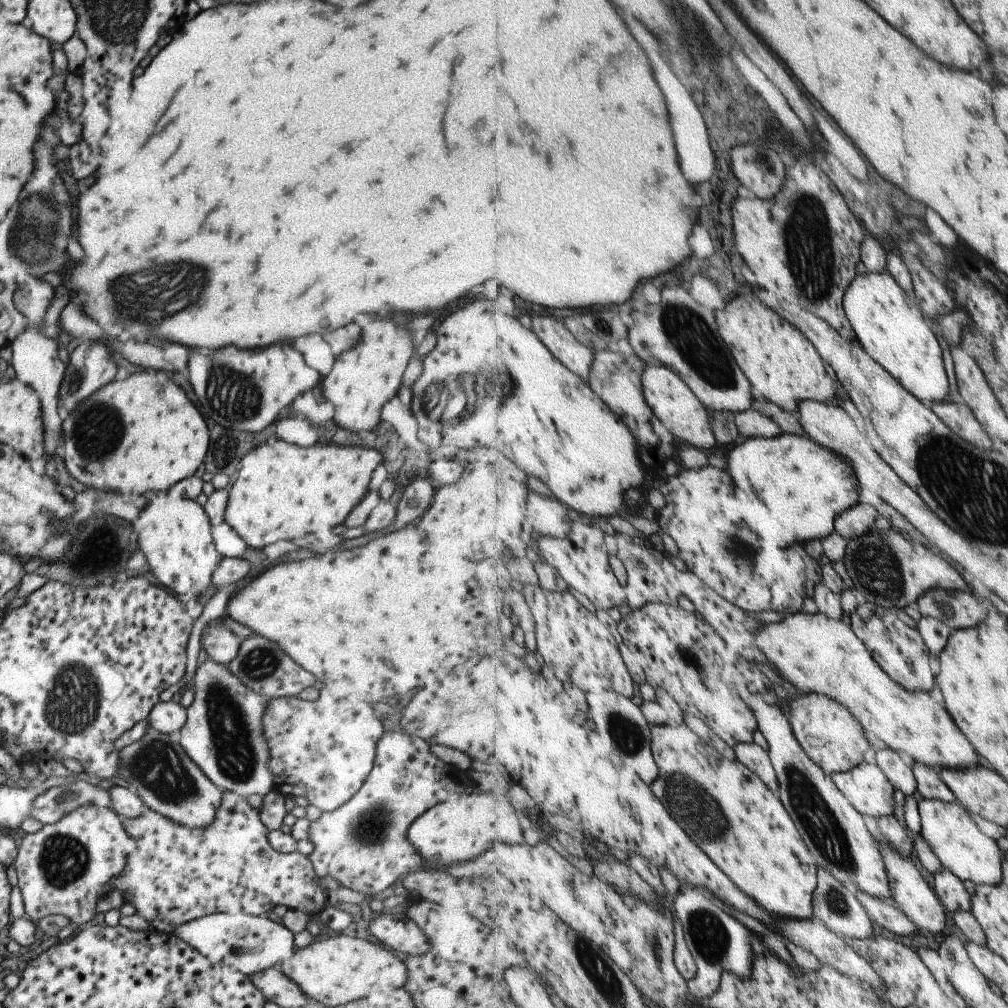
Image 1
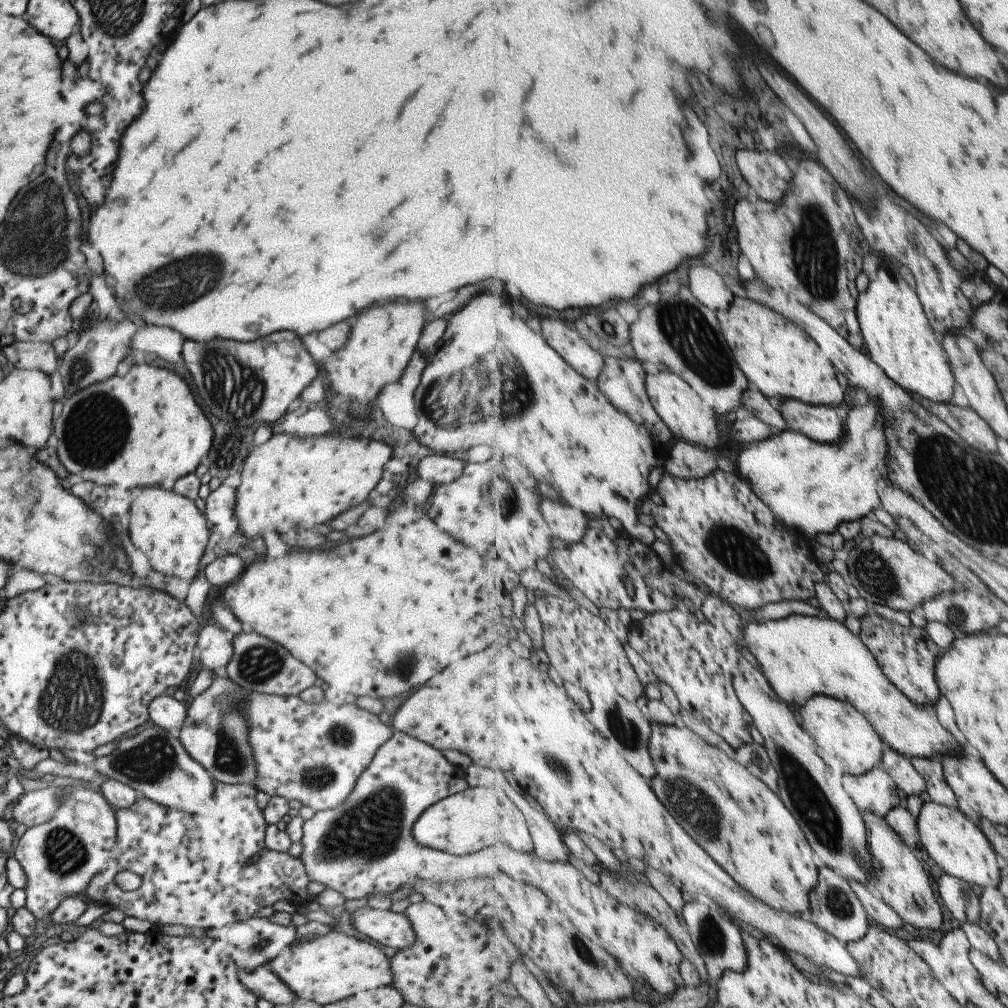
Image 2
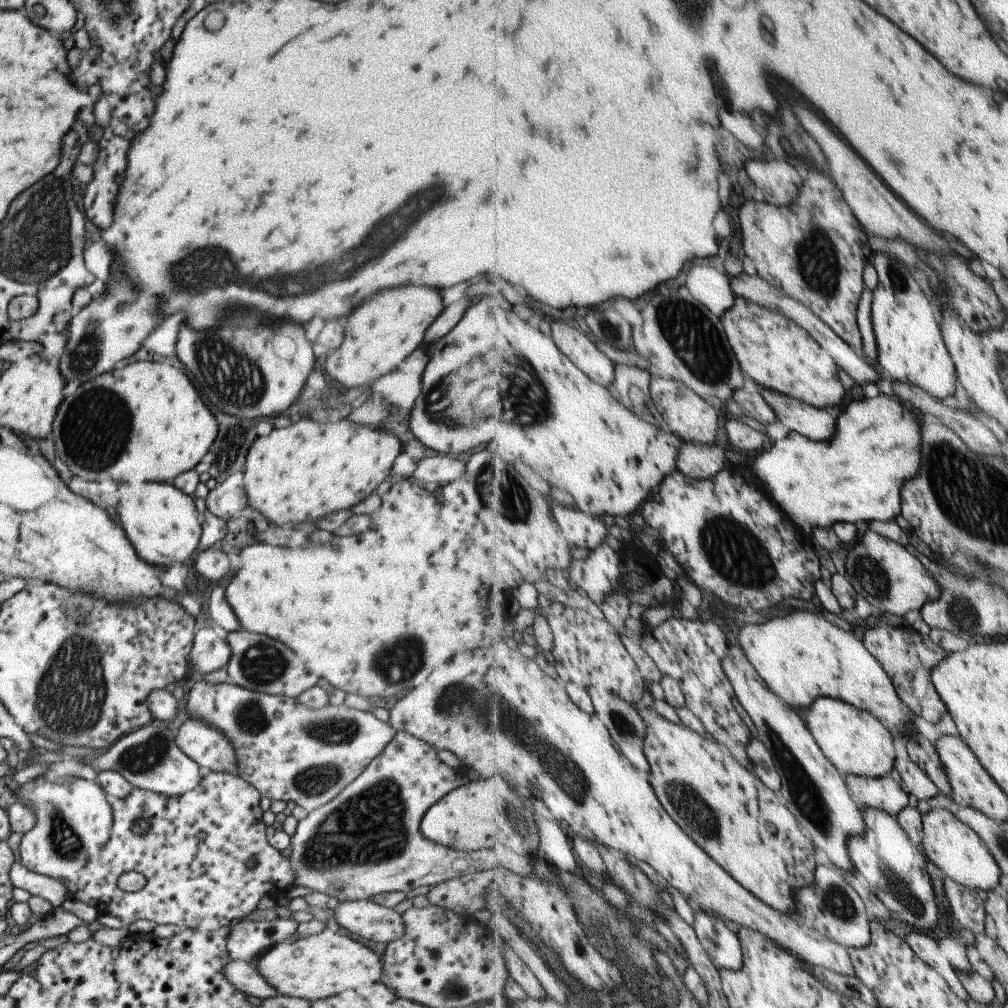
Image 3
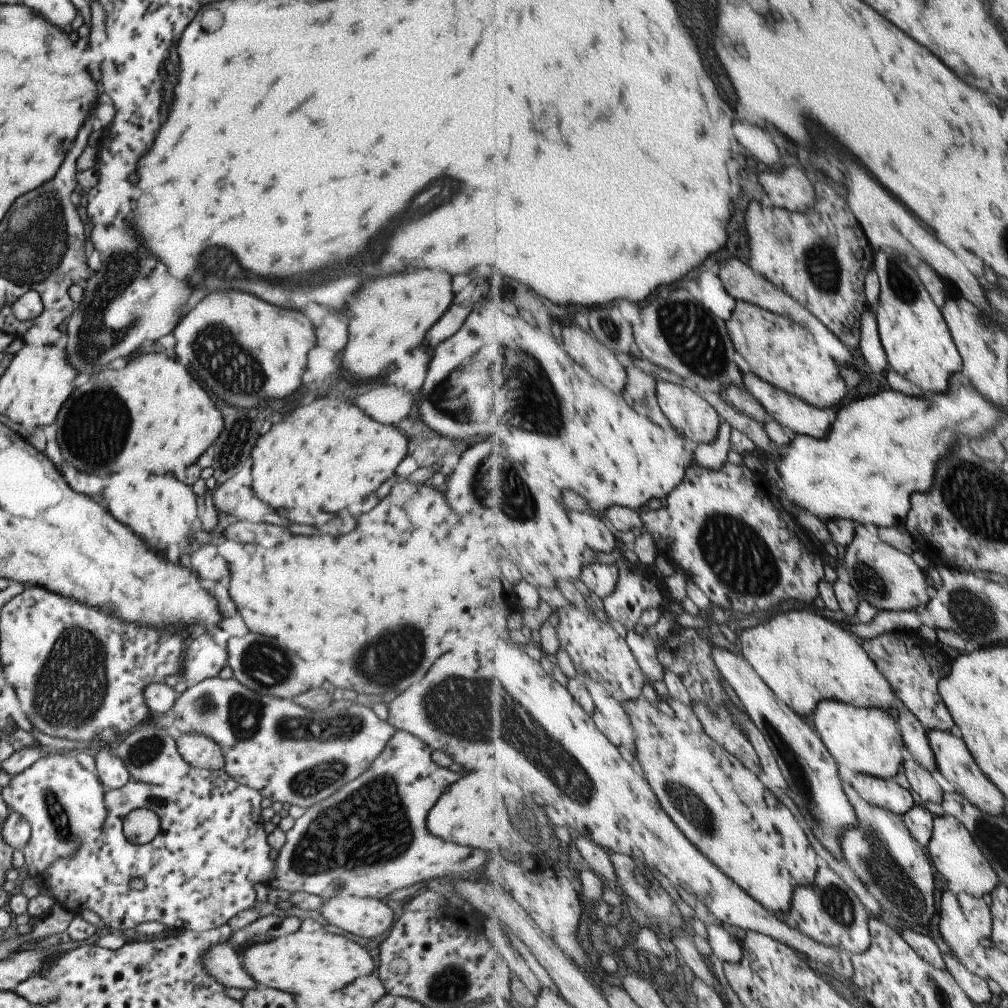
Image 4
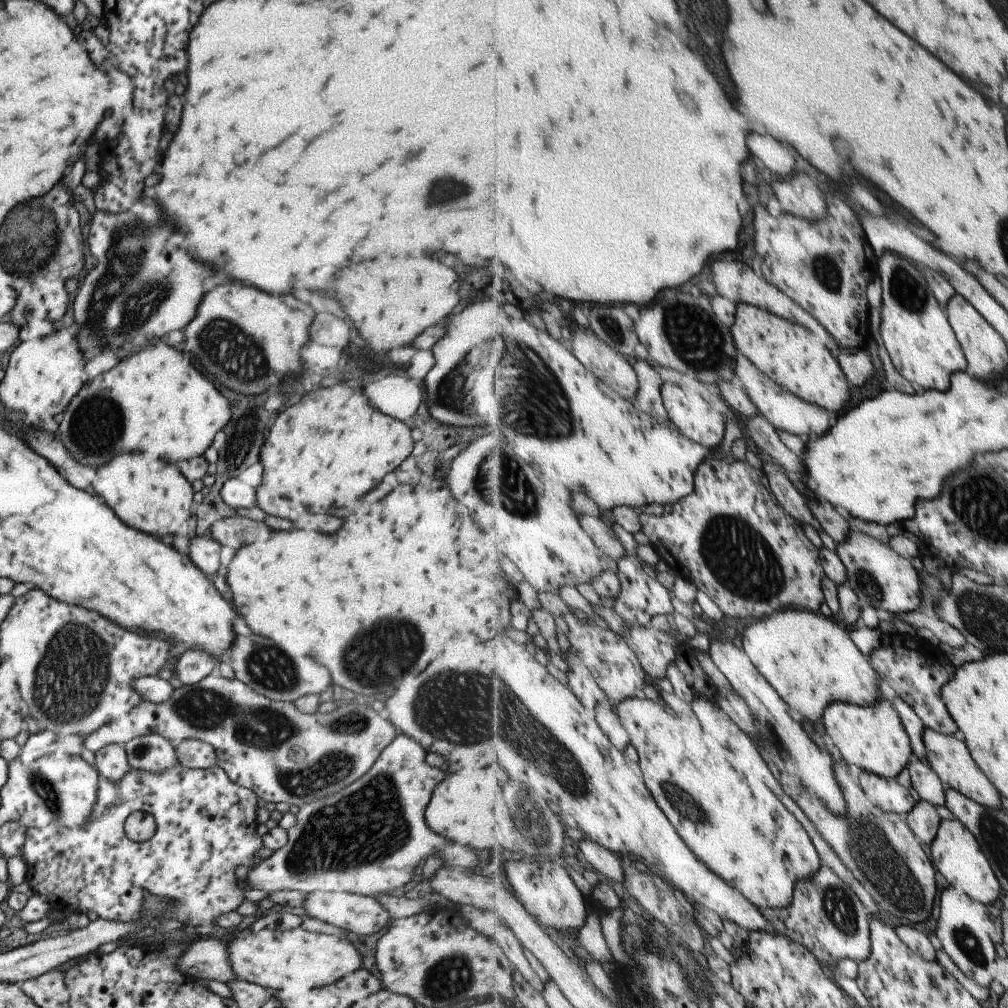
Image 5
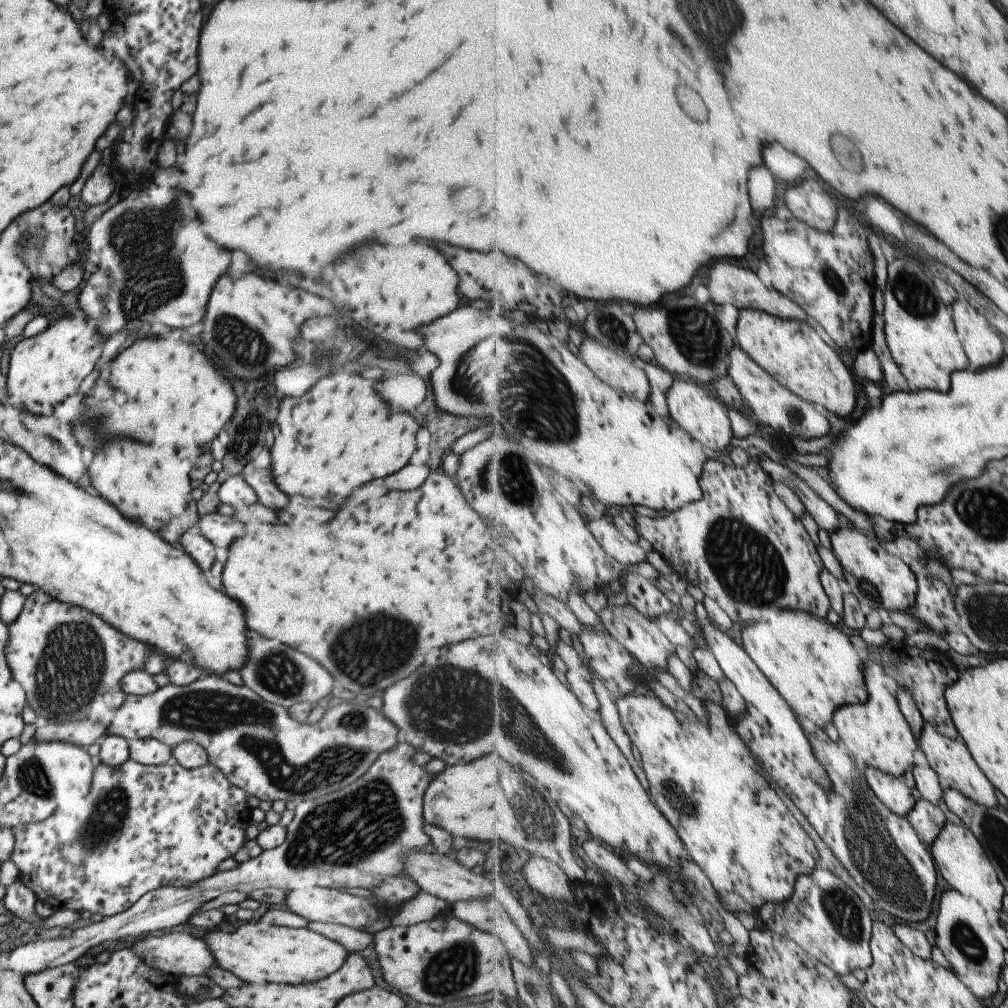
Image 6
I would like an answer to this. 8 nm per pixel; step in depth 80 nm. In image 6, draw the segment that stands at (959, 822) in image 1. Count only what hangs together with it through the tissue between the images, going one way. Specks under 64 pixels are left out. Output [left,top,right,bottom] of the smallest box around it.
[931,822,1006,911]

